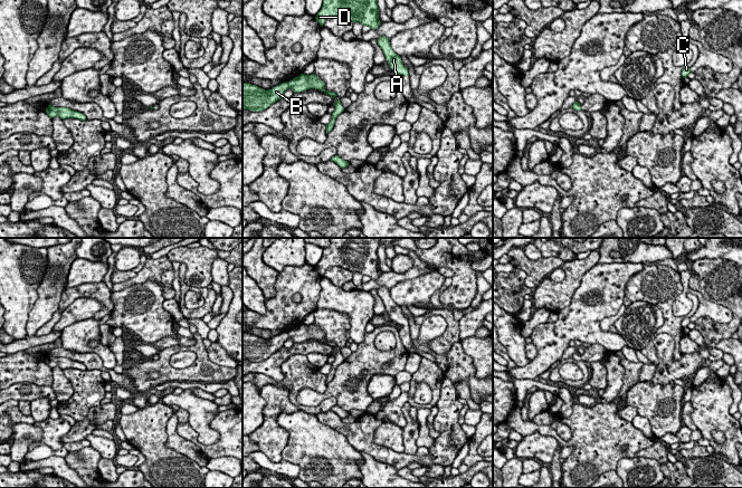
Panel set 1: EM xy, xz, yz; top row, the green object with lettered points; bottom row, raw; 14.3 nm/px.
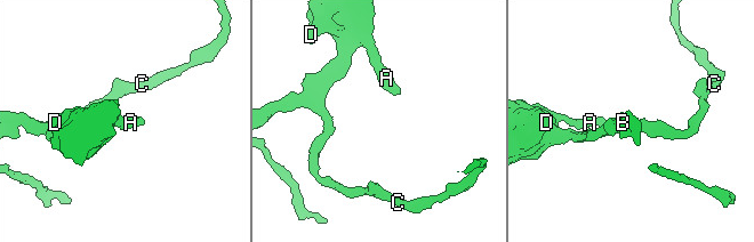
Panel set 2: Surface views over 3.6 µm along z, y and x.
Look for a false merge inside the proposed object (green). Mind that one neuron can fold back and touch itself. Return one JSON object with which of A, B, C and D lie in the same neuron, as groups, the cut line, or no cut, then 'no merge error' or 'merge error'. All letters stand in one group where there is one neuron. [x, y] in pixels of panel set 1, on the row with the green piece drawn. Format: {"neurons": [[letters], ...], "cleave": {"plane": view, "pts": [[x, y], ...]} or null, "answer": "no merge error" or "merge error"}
{"neurons": [["A", "B", "C", "D"]], "cleave": null, "answer": "no merge error"}

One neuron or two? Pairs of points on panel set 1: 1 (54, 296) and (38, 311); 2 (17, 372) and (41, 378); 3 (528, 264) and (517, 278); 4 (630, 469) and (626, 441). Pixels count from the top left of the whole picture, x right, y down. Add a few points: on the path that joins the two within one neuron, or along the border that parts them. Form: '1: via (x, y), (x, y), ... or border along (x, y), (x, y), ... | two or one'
1: via (50, 299), (41, 308) | one
2: via (22, 372), (36, 372) | one
3: border along (514, 267), (525, 274), (525, 284), (532, 289) | two
4: border along (635, 457), (622, 457), (618, 461), (616, 470) | two

